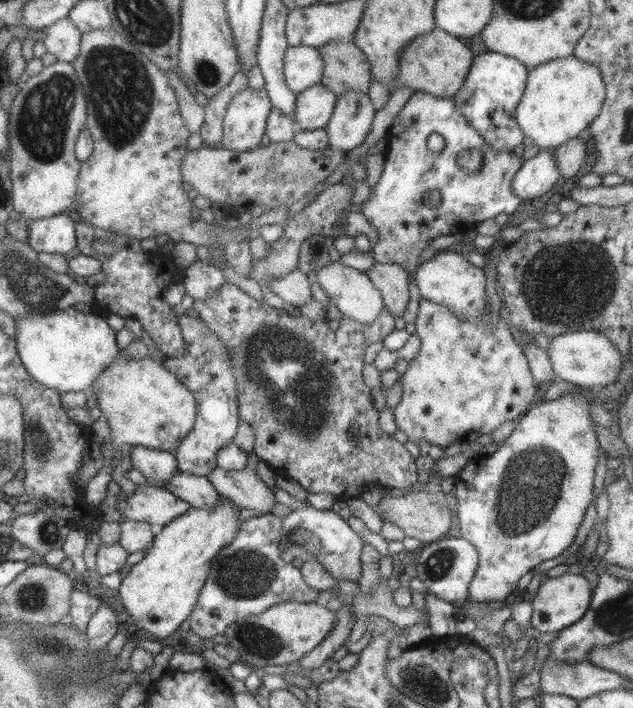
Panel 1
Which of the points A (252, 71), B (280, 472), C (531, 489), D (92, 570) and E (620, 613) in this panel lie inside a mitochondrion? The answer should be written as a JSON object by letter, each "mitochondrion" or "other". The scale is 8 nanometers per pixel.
{"A":"other","B":"other","C":"mitochondrion","D":"other","E":"mitochondrion"}

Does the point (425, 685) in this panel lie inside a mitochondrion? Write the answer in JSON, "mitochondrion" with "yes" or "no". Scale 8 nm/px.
{"mitochondrion":"yes"}

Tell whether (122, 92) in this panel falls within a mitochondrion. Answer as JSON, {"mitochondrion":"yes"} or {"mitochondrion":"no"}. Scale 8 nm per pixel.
{"mitochondrion":"yes"}

